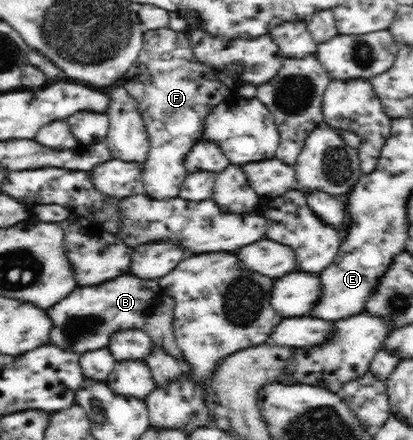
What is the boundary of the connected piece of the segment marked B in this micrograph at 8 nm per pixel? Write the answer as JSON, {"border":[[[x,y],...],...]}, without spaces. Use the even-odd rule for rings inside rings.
{"border":[[[124,273],[101,285],[76,287],[68,297],[47,308],[50,315],[51,332],[47,343],[62,351],[83,354],[95,349],[108,348],[110,337],[116,331],[141,329],[151,309],[164,296],[159,281],[144,282],[144,279]],[[72,315],[72,319],[68,319]]]}

